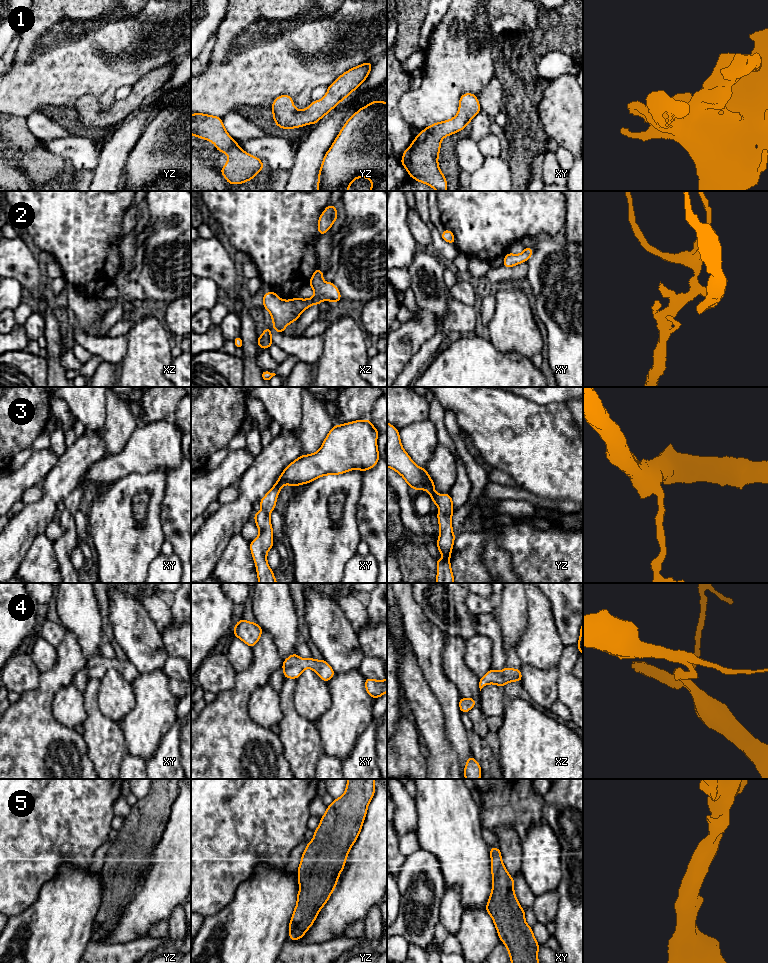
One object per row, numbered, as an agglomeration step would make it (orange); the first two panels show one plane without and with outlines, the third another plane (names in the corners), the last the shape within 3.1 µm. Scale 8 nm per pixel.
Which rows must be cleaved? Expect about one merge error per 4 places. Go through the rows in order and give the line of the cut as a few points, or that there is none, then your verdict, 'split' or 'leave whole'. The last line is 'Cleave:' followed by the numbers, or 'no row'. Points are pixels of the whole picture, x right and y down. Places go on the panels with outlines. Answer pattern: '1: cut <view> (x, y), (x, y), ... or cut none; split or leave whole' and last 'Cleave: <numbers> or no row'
1: cut none; leave whole
2: cut none; leave whole
3: cut none; leave whole
4: cut none; leave whole
5: cut none; leave whole
Cleave: no row

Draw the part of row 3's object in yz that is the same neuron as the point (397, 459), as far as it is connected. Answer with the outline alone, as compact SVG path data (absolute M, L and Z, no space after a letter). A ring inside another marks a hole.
M387 422L387 467L399 473L408 484L416 491L426 490L434 505L440 510L437 513L440 534L437 547L443 559L436 560L436 583L454 583L450 565L450 556L454 544L455 534L452 530L453 500L450 494L436 494L433 480L428 475L427 469L417 466L402 447L398 429Z

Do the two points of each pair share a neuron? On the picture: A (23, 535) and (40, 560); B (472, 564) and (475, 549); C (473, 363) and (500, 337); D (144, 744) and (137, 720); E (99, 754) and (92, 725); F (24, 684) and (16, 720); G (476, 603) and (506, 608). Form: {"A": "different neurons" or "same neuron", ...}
{"A": "different neurons", "B": "same neuron", "C": "different neurons", "D": "same neuron", "E": "same neuron", "F": "different neurons", "G": "different neurons"}

